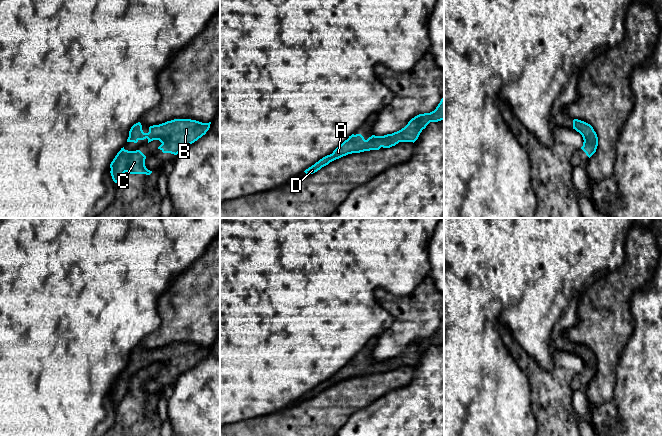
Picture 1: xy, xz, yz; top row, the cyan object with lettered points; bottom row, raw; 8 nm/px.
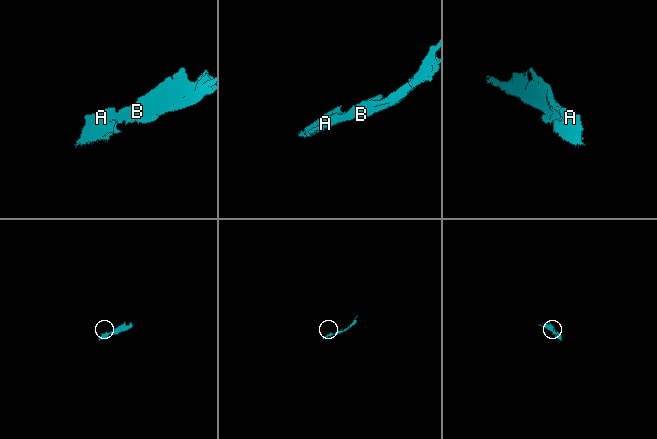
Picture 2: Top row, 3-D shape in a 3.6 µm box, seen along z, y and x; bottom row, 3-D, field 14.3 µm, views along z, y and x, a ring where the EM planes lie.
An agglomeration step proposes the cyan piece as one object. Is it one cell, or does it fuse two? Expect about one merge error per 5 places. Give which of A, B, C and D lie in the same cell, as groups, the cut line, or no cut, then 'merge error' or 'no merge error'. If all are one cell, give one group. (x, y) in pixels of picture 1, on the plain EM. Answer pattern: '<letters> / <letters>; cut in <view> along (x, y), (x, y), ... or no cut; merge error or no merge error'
A B C D; no cut; no merge error

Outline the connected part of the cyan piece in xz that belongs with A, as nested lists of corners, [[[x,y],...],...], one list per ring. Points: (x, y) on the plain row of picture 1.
[[[444,321],[436,333],[430,337],[419,338],[412,342],[401,354],[384,360],[372,359],[367,364],[361,358],[352,358],[332,378],[327,379],[306,393],[306,398],[313,398],[330,386],[352,377],[379,374],[381,371],[390,372],[399,366],[415,366],[423,353],[430,346],[444,344]]]

